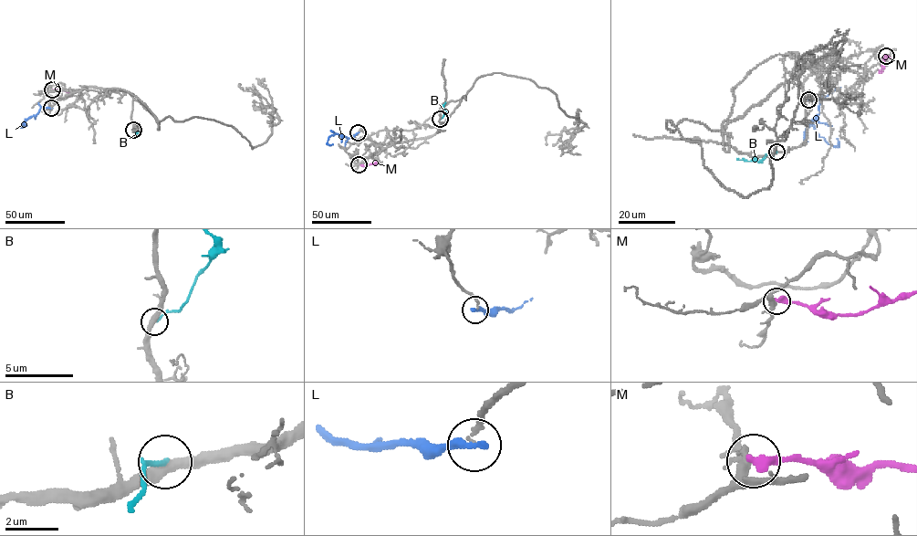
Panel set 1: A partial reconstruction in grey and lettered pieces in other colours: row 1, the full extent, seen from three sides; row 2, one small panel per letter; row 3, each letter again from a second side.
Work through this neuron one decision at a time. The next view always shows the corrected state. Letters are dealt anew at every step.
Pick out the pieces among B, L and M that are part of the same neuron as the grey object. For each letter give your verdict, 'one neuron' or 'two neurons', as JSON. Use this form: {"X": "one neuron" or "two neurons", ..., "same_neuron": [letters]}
{"B": "two neurons", "L": "two neurons", "M": "two neurons", "same_neuron": []}

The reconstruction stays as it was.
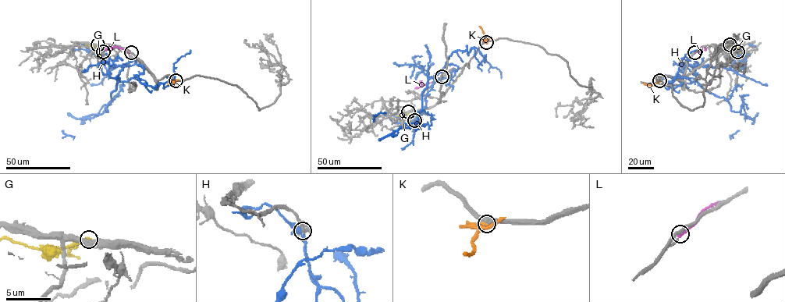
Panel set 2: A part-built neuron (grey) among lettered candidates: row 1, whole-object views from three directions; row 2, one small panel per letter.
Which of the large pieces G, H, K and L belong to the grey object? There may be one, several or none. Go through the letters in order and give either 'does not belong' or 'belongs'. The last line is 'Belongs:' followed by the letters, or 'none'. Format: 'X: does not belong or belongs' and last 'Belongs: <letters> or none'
G: does not belong
H: does not belong
K: does not belong
L: belongs
Belongs: L

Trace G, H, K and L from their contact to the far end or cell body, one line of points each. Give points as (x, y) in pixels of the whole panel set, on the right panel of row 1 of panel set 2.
G: (729, 44), (737, 47), (741, 56)
H: (737, 51), (740, 69), (697, 66), (696, 81), (678, 75), (667, 89), (680, 59), (696, 49)
K: (659, 80), (650, 85), (644, 83)
L: (694, 53), (701, 47), (706, 47)

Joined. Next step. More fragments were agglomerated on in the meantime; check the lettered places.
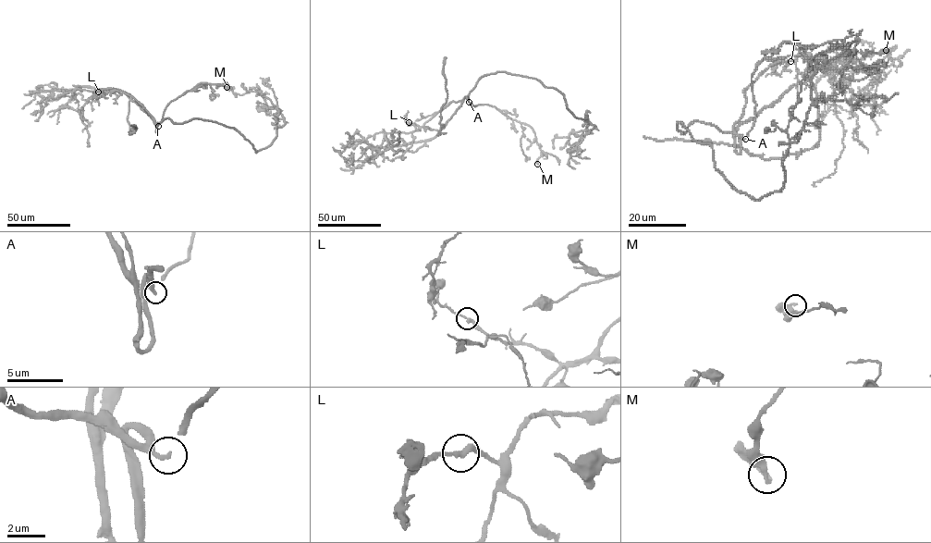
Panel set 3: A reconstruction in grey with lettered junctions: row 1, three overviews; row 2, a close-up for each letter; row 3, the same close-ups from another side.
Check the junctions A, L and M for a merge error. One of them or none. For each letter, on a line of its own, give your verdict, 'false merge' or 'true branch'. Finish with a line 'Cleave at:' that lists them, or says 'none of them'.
A: true branch
L: true branch
M: true branch
Cleave at: none of them

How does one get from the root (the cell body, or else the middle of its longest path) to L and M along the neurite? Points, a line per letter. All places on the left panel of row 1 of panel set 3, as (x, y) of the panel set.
L: (165, 119), (156, 124), (156, 132), (154, 118), (132, 97), (116, 89), (98, 92)
M: (165, 119), (157, 126), (166, 105), (199, 84), (223, 85), (226, 82), (232, 88), (226, 87)

